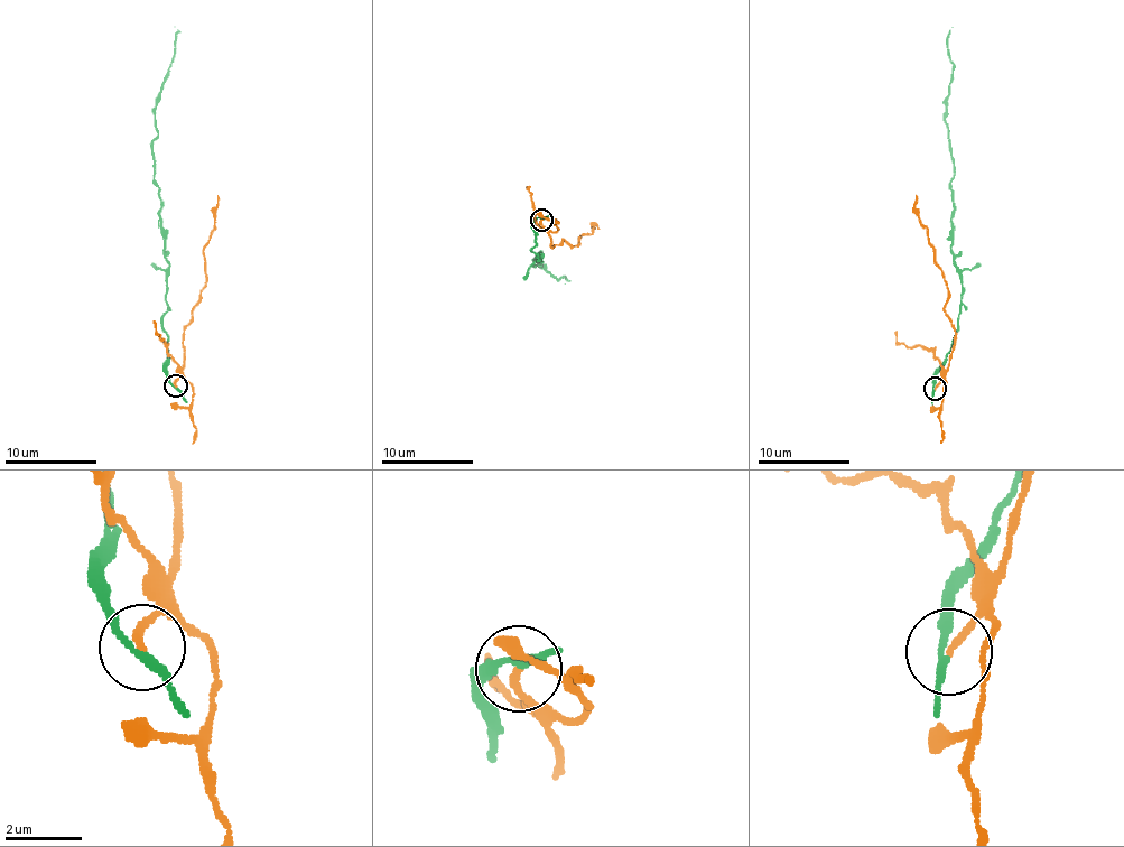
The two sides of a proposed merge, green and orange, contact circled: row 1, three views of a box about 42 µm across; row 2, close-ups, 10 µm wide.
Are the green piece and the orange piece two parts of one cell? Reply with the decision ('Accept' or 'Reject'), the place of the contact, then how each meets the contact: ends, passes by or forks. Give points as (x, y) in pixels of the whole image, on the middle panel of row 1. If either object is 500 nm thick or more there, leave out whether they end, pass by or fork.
Reject. Place: (541, 220). At the ring green passes by. At the ring orange ends

